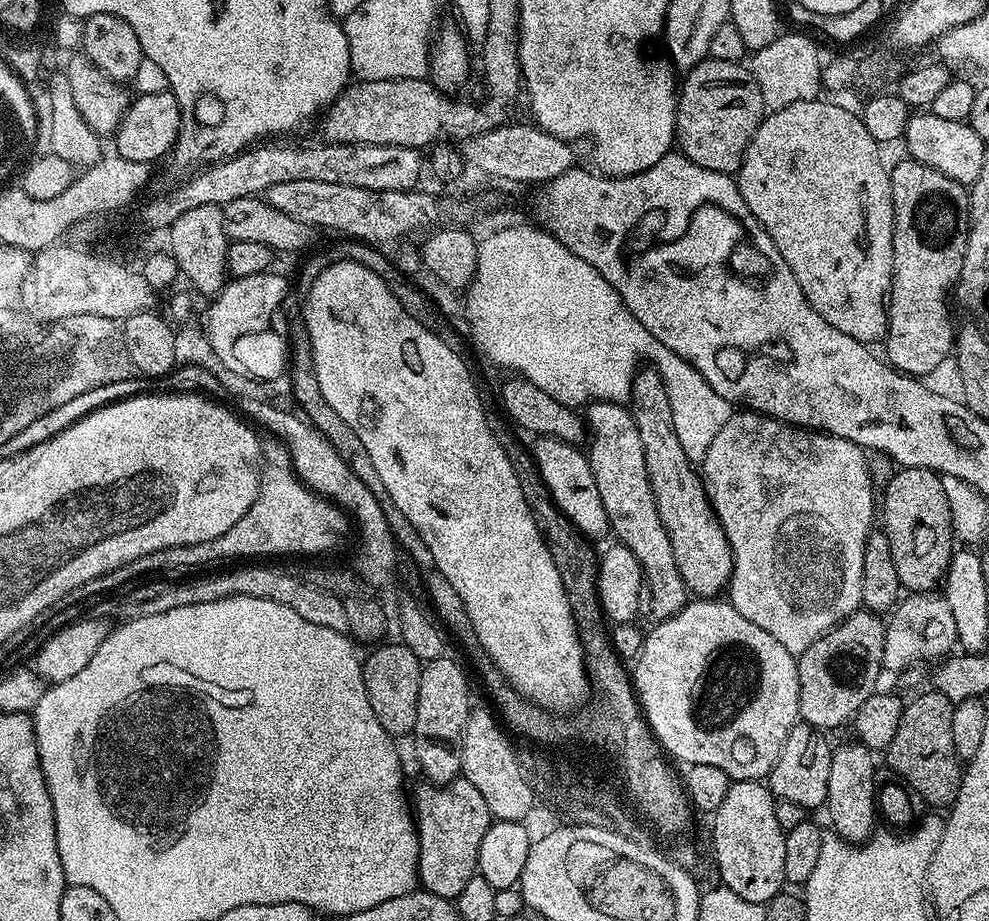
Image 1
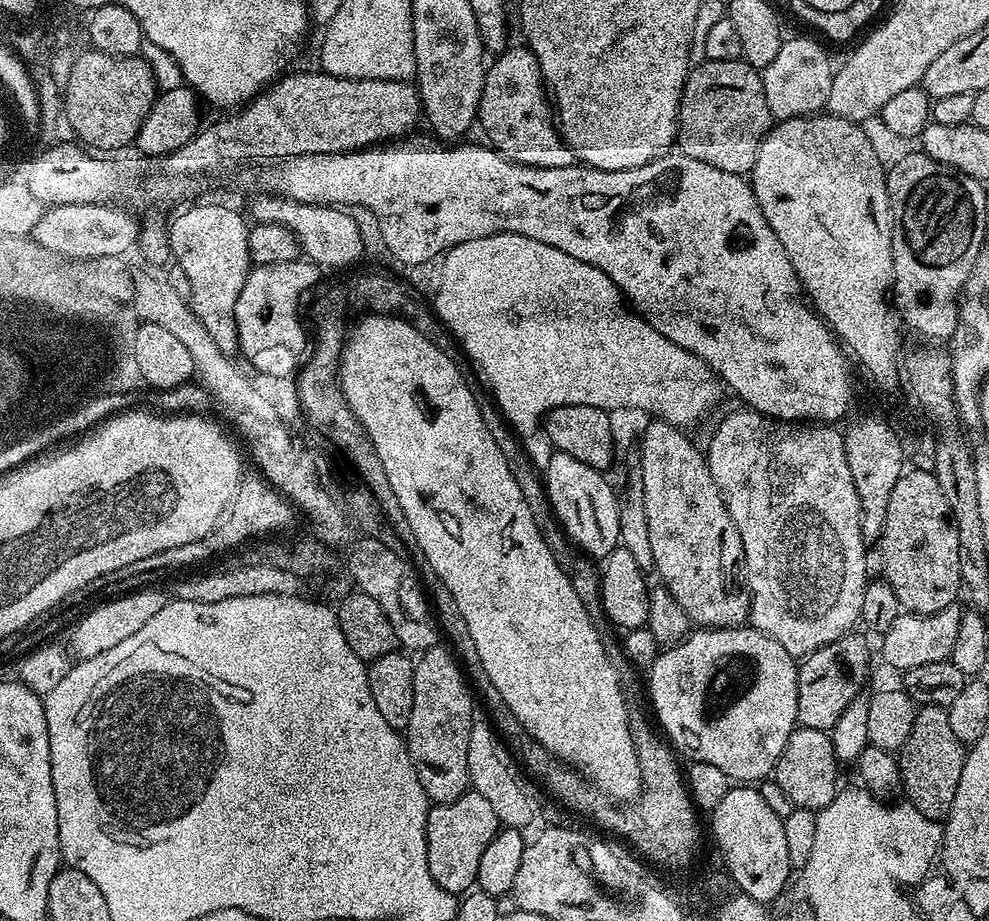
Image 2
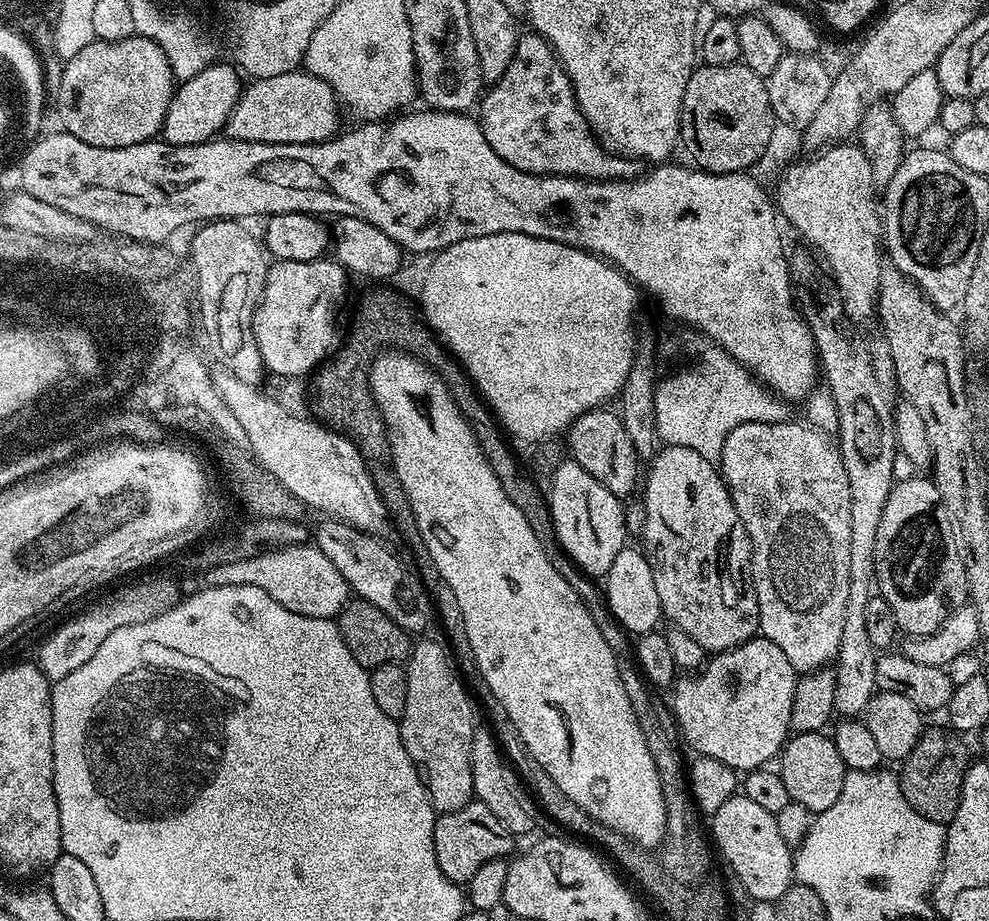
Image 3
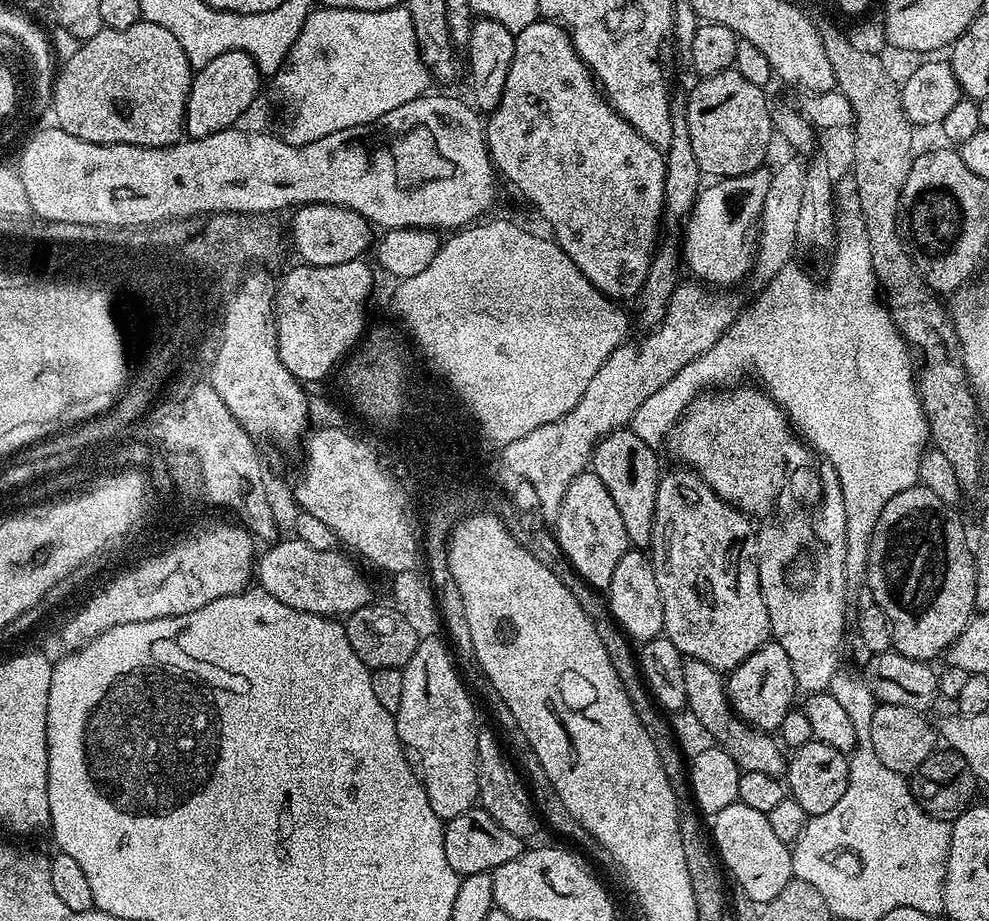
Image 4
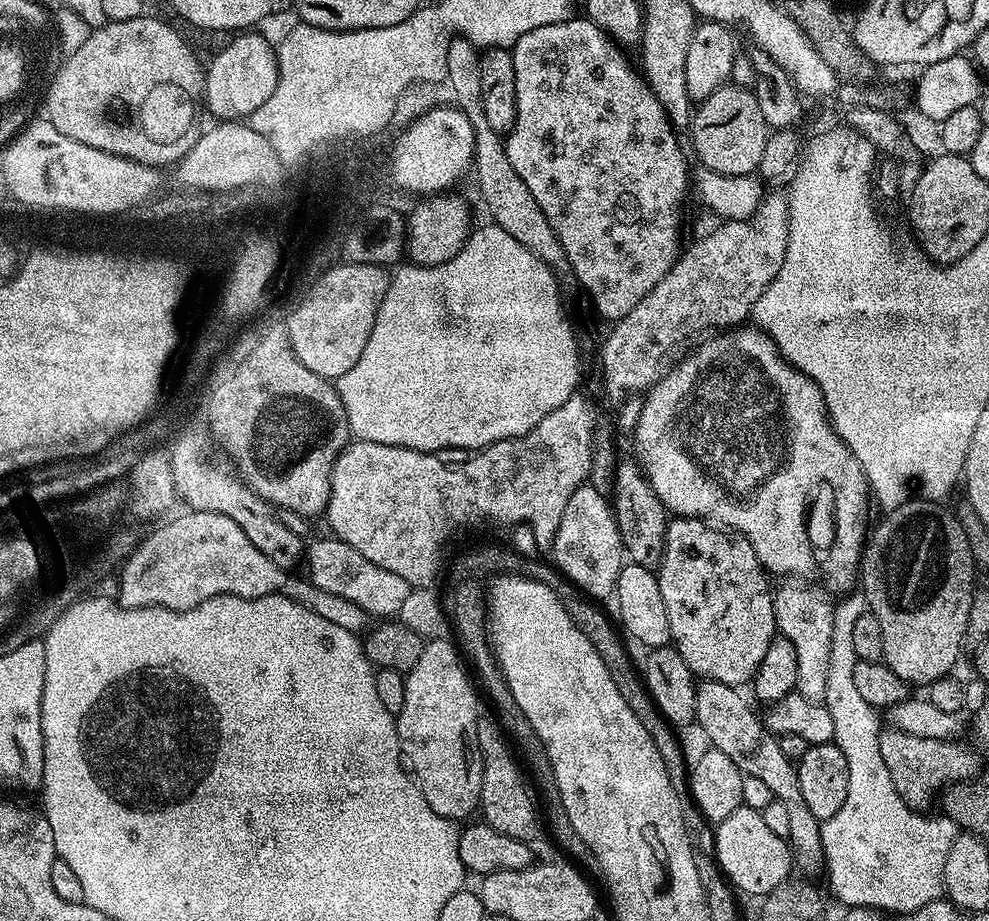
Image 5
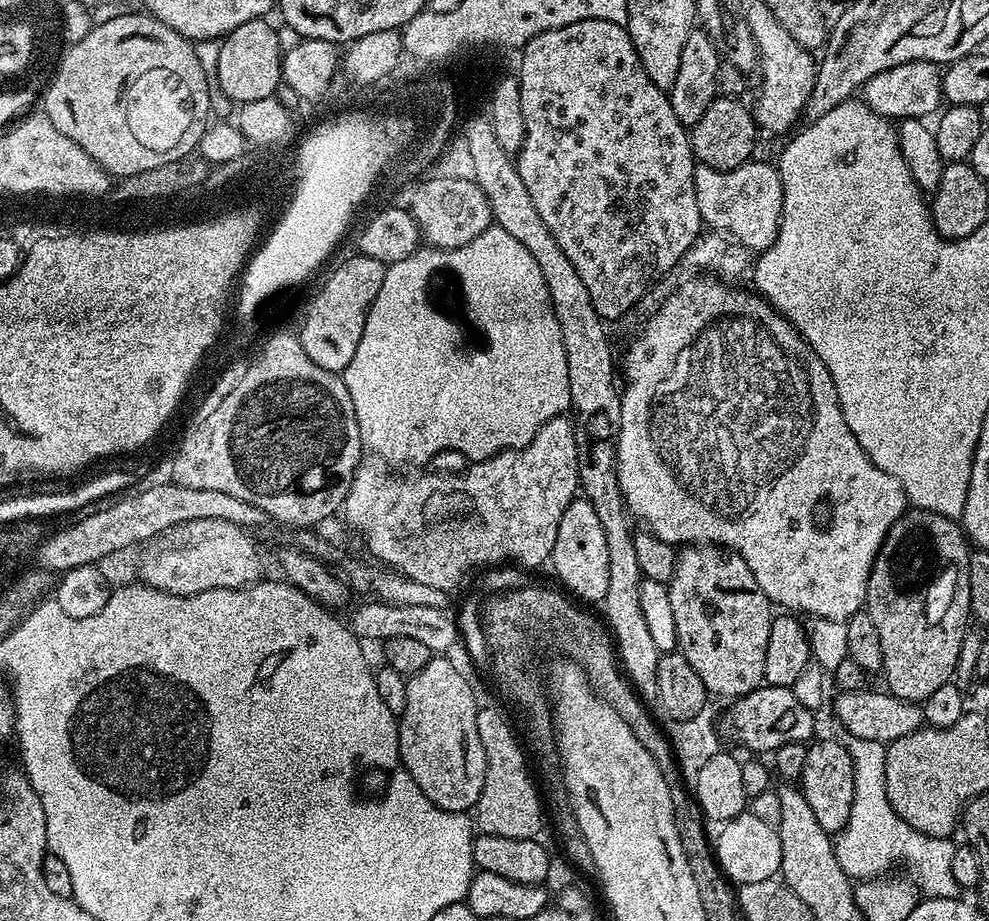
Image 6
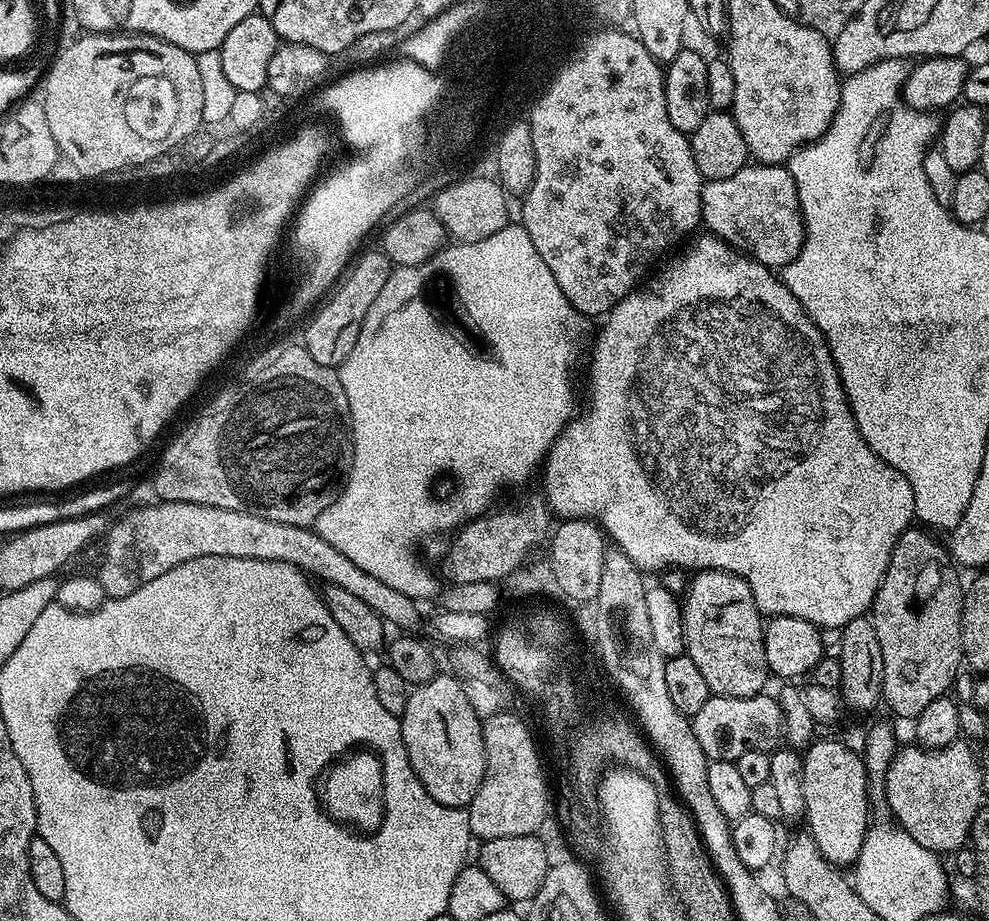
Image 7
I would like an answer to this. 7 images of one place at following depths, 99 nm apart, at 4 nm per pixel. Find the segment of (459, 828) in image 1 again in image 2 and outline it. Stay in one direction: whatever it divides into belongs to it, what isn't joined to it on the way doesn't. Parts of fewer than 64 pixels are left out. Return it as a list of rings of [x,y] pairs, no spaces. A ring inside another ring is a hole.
[[[471,790],[463,792],[459,798],[449,804],[437,804],[429,807],[426,822],[426,858],[430,874],[442,890],[453,894],[464,894],[475,885],[478,874],[478,862],[482,862],[482,853],[501,830],[498,814],[482,798],[482,794]]]

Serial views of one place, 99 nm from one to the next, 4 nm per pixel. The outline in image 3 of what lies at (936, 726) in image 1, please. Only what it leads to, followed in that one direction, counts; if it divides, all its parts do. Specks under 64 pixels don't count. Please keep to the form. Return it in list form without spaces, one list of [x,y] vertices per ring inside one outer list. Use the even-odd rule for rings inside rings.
[[[931,728],[920,733],[920,741],[902,762],[901,768],[904,769],[899,769],[898,775],[906,802],[910,802],[910,806],[918,810],[922,818],[946,826],[956,817],[962,782],[968,772],[970,757],[967,746],[960,744],[959,735],[948,730],[943,732],[940,728]]]

